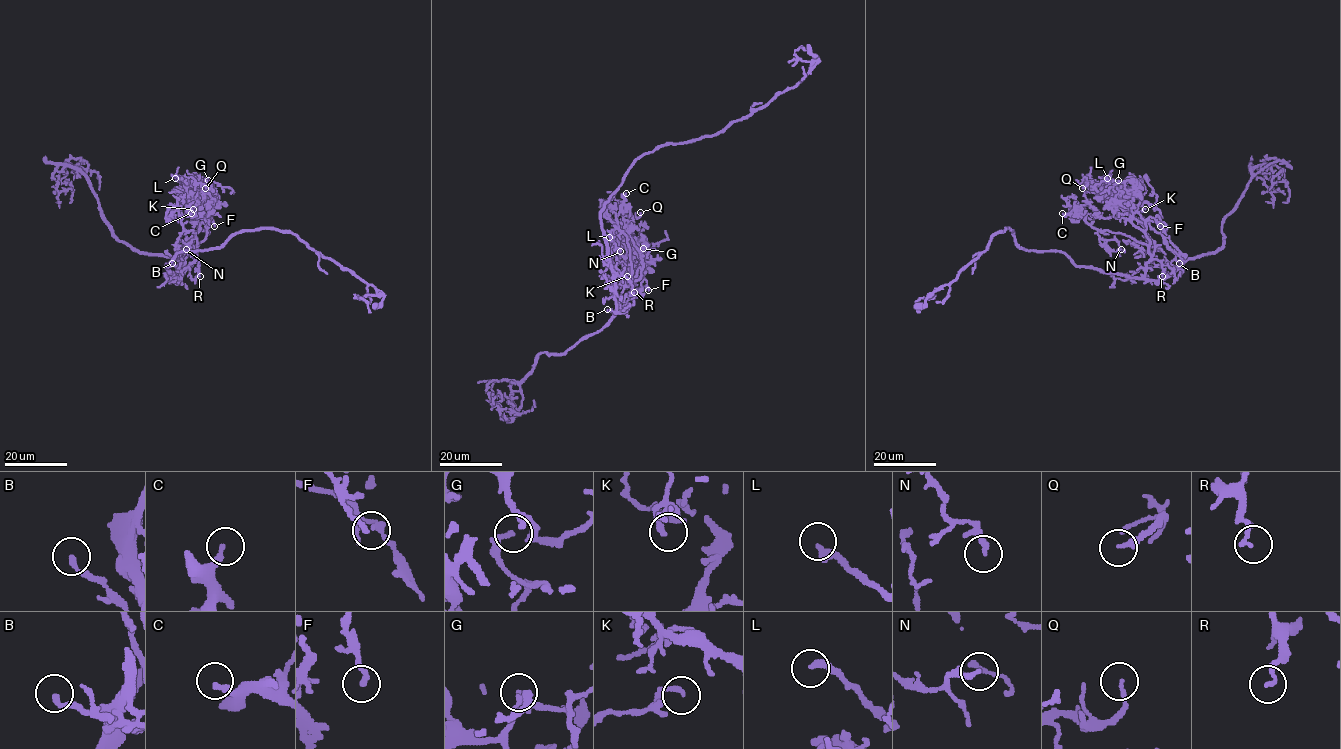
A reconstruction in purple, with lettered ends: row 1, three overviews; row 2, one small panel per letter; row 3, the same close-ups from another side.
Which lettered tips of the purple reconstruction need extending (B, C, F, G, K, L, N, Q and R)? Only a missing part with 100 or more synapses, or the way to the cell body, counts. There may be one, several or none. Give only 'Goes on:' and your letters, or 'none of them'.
Goes on: none of them

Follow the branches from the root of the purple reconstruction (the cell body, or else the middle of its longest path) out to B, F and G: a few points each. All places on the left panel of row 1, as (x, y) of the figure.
B: (169, 269), (180, 280), (181, 268), (172, 263)
F: (169, 269), (180, 277), (195, 258), (197, 245), (204, 239), (211, 217), (214, 226)
G: (169, 269), (180, 277), (195, 258), (197, 245), (205, 237), (210, 218), (205, 206), (210, 193), (208, 180)

